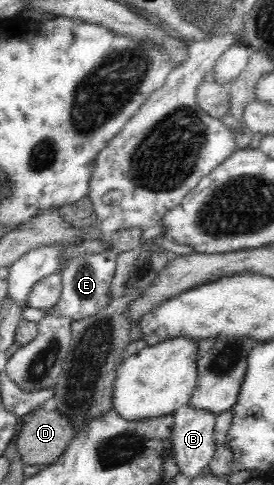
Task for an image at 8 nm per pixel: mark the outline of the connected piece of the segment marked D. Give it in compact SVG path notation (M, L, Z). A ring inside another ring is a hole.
M40 408L32 416L28 416L17 439L17 452L24 465L37 465L40 468L52 466L66 451L74 435L74 425L66 415L60 413L58 409L46 412Z

